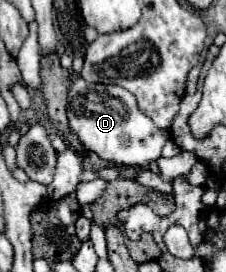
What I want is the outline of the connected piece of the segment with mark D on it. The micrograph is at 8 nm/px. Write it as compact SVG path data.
M77 77L69 87L67 117L71 129L77 133L87 151L117 165L145 167L161 157L161 149L169 139L169 131L159 131L159 127L155 127L155 123L139 111L135 95L127 89L119 85L87 83L83 77Z

